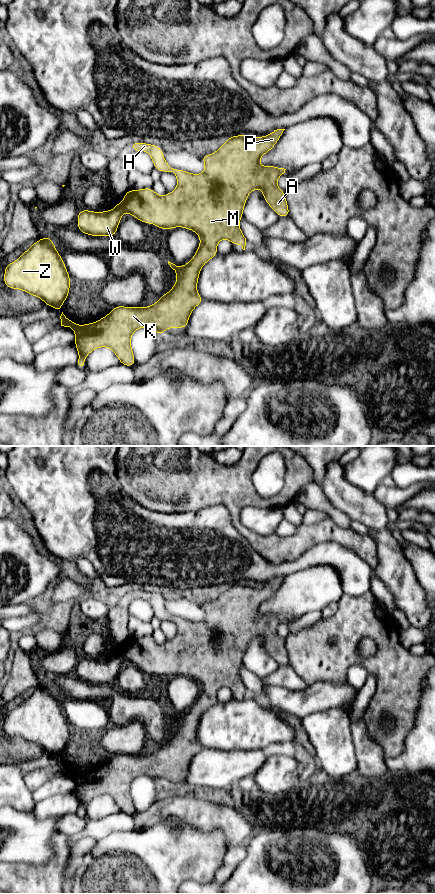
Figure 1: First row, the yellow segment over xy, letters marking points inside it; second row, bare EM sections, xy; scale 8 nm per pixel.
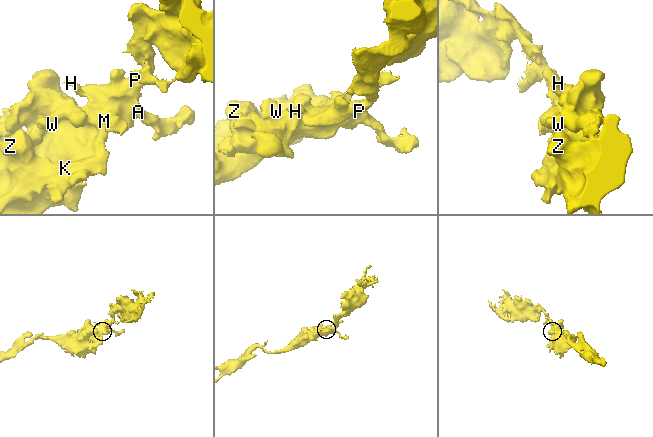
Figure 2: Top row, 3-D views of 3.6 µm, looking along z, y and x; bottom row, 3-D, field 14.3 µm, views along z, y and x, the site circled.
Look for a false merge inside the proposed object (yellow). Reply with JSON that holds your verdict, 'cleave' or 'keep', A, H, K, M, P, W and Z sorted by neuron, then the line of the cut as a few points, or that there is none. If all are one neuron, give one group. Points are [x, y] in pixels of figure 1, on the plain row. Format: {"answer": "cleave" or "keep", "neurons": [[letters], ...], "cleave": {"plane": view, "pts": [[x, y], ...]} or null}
{"answer": "keep", "neurons": [["A", "H", "K", "M", "P", "W", "Z"]], "cleave": null}

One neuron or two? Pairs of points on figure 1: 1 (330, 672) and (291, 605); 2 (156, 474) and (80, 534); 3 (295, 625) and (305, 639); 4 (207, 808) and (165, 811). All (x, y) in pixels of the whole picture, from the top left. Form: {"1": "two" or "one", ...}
{"1": "two", "2": "two", "3": "two", "4": "one"}

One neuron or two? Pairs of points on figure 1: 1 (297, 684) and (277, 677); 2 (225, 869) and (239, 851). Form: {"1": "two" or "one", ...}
{"1": "one", "2": "one"}

